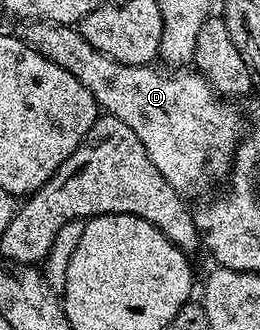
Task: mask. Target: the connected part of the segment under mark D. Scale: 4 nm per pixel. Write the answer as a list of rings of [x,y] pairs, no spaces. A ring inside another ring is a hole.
[[[27,21],[20,27],[21,40],[51,59],[51,63],[63,67],[63,71],[71,71],[108,116],[123,119],[139,135],[139,143],[143,143],[151,163],[159,167],[159,175],[182,195],[230,176],[233,156],[243,140],[241,117],[200,73],[185,67],[166,71],[153,65],[119,63],[91,47],[80,28],[71,25]]]

